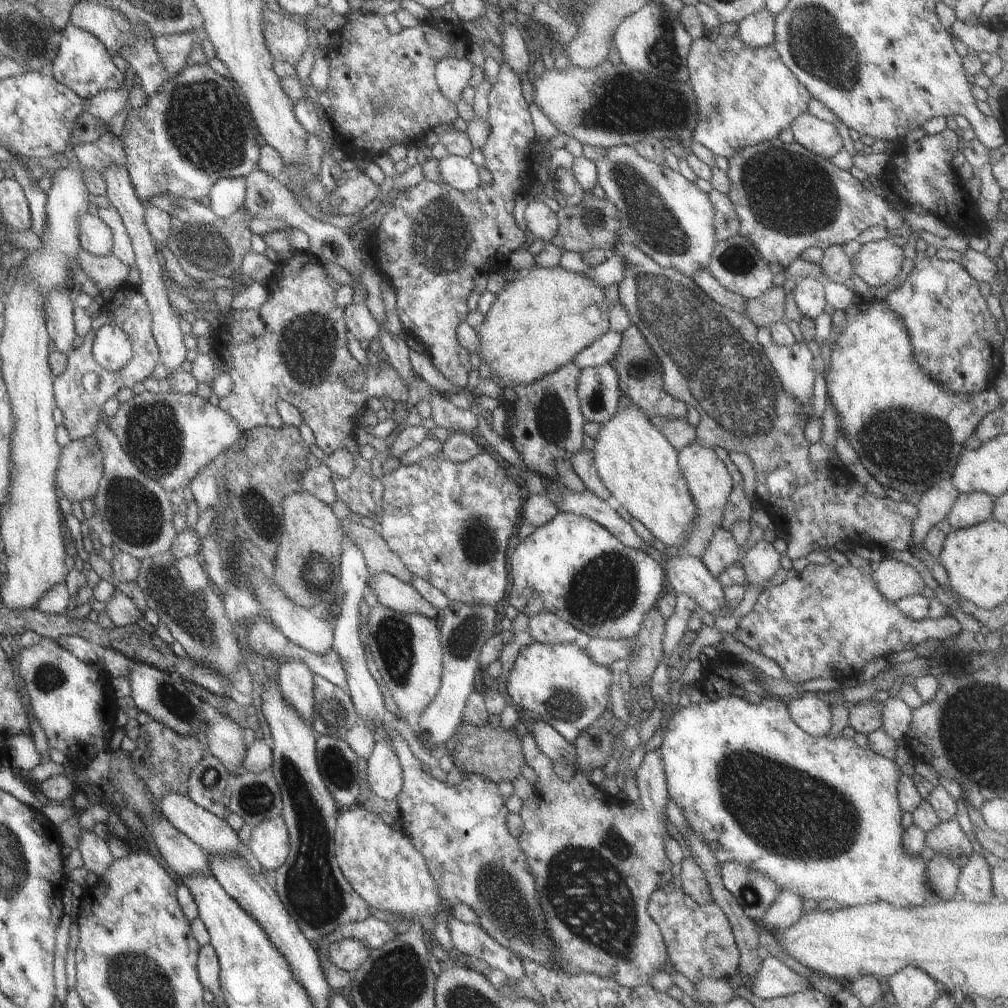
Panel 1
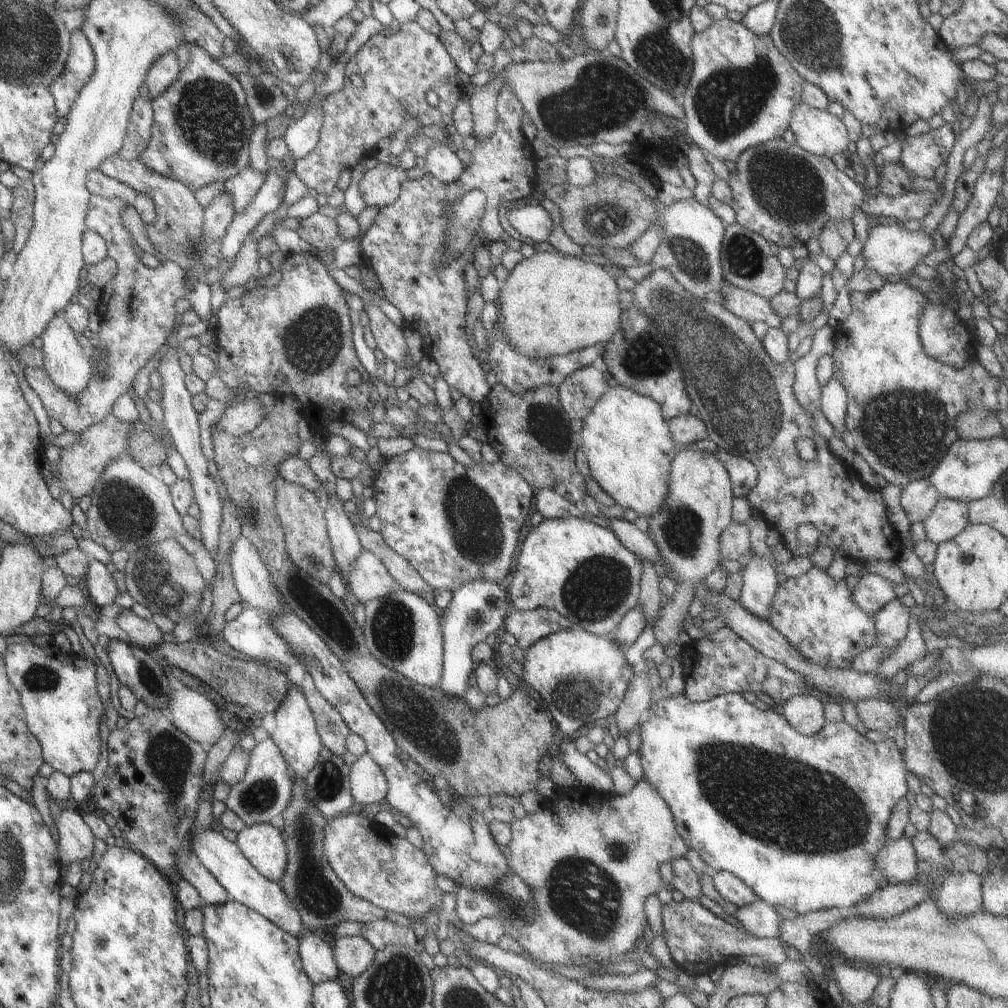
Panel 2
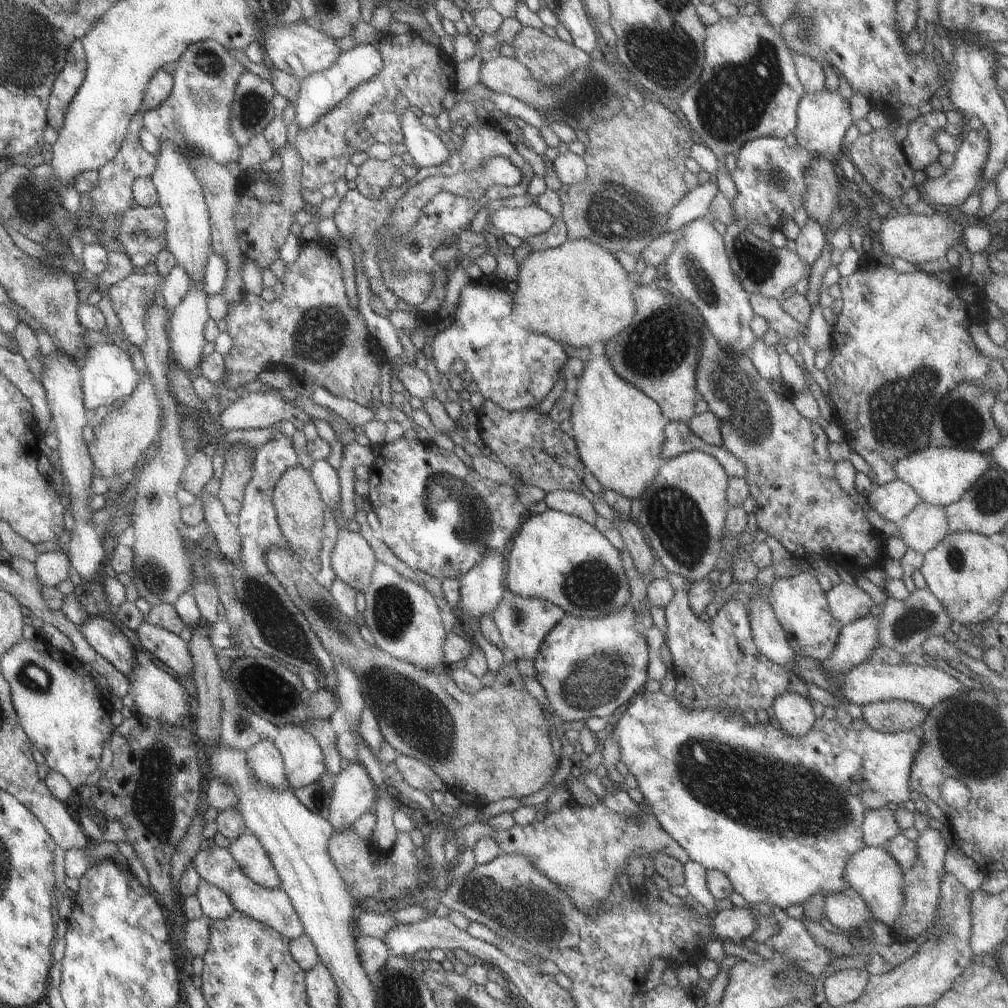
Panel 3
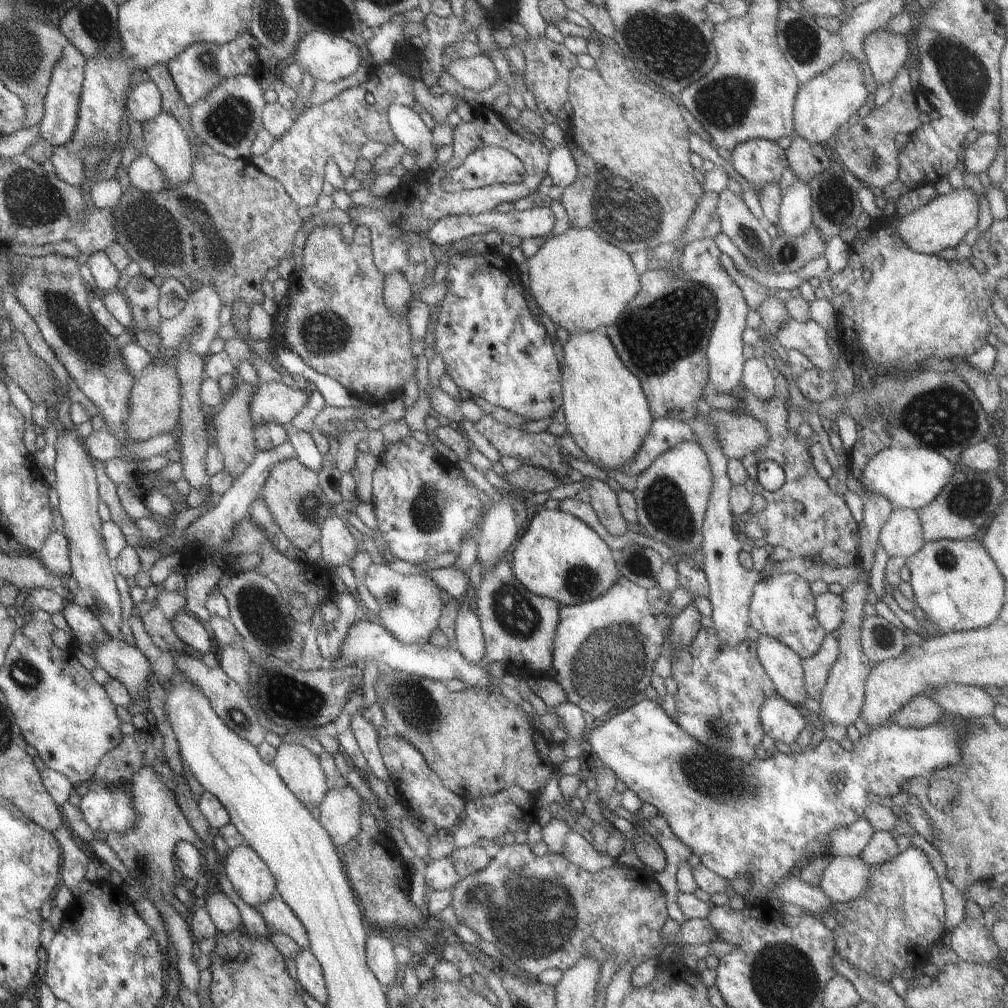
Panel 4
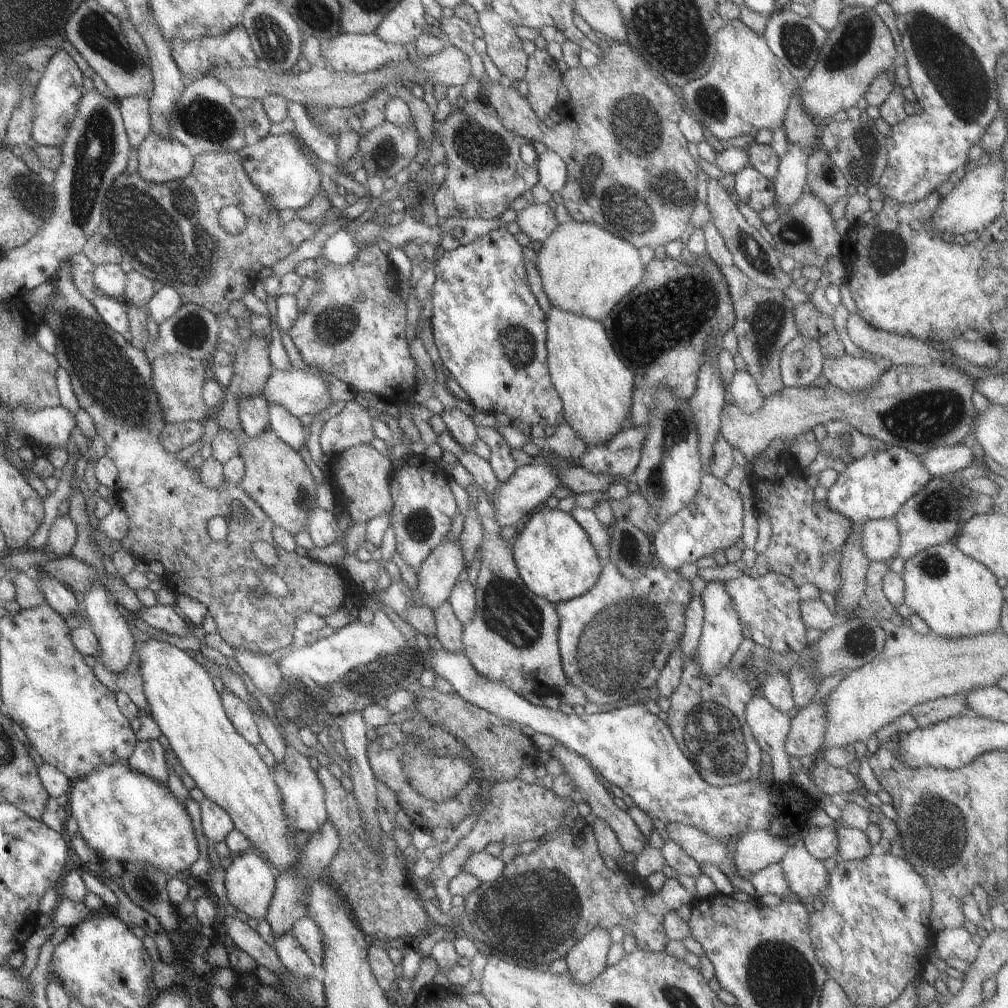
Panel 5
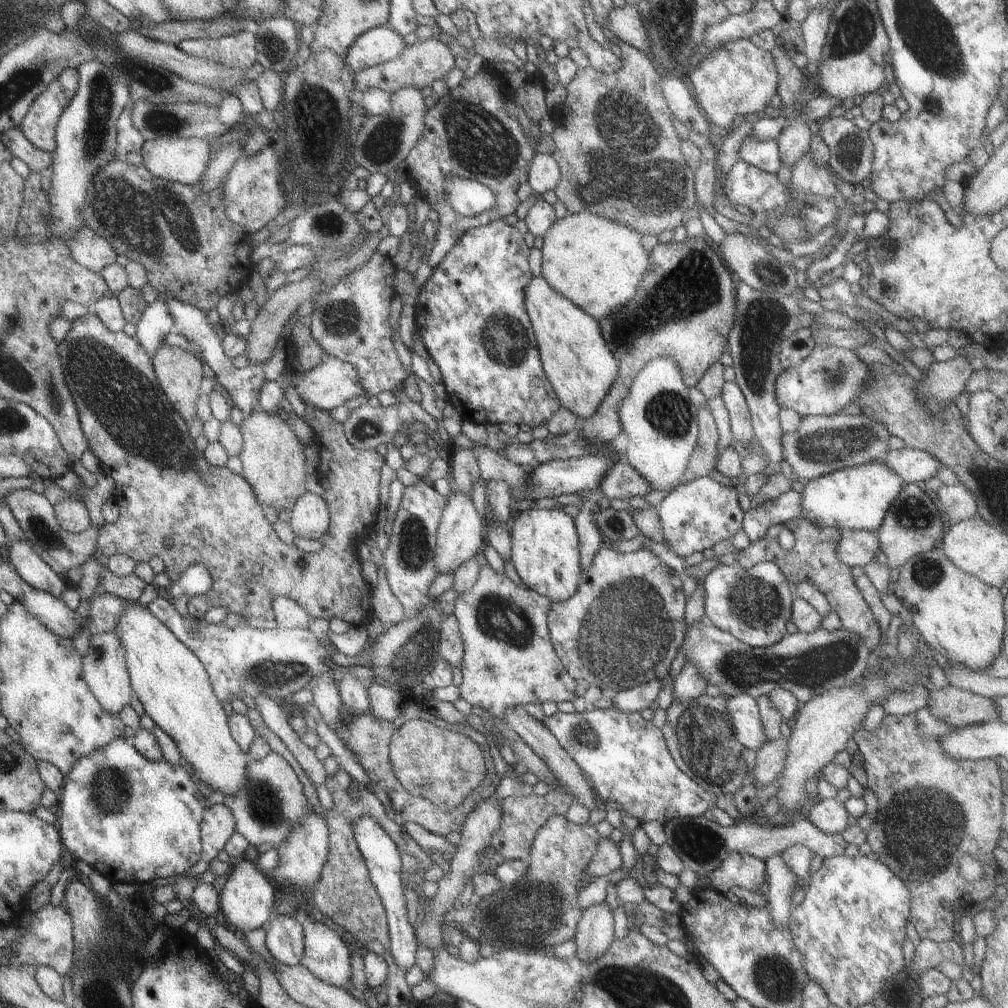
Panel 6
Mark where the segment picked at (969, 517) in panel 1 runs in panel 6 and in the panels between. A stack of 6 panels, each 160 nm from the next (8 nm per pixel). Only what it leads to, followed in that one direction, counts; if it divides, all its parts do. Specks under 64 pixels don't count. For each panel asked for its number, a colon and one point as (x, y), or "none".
2: (947, 518)
3: (925, 525)
4: (900, 535)
5: (879, 538)
6: (857, 547)

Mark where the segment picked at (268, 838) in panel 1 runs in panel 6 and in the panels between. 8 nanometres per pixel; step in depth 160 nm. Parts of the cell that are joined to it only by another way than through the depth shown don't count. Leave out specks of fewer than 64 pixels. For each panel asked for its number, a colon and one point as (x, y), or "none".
2: (262, 845)
3: (246, 851)
4: (250, 879)
5: (248, 880)
6: (247, 896)

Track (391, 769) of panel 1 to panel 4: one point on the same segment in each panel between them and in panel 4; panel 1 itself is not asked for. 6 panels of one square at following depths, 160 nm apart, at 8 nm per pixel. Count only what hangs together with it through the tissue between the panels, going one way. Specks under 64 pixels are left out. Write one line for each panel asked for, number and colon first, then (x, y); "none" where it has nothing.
2: (366, 784)
3: (352, 793)
4: (339, 810)

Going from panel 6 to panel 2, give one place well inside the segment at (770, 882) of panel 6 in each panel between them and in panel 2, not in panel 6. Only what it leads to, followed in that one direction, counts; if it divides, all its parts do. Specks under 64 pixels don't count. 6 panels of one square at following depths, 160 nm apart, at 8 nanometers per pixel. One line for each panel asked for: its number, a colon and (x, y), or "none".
2: (895, 860)
3: (871, 873)
4: (842, 879)
5: (805, 875)

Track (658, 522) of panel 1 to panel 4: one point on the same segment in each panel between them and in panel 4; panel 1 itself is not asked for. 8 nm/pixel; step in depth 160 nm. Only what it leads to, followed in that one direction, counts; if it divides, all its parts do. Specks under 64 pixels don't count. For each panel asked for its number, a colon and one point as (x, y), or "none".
2: (626, 444)
3: (617, 431)
4: (605, 412)

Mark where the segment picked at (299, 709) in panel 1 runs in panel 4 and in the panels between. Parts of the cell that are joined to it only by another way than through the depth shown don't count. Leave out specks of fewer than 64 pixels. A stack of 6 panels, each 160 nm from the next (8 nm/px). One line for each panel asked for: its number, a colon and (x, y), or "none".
2: (295, 735)
3: (302, 760)
4: (298, 769)

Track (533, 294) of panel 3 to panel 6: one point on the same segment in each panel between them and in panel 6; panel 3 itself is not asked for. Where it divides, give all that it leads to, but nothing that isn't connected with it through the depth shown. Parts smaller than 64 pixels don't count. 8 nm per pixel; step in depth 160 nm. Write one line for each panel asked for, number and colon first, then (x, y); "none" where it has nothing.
4: (581, 283)
5: (584, 270)
6: (596, 264)

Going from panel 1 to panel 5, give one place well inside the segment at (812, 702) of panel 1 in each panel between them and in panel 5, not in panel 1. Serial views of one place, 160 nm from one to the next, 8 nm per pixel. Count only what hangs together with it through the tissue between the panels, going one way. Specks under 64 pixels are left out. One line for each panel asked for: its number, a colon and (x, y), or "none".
2: (803, 713)
3: (791, 712)
4: (780, 721)
5: (769, 727)

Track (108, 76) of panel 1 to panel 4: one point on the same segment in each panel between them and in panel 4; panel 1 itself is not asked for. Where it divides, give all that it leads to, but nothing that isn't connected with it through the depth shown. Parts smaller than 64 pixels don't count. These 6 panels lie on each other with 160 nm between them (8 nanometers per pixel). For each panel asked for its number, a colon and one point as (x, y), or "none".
2: (78, 67)
3: (65, 86)
4: (57, 124)

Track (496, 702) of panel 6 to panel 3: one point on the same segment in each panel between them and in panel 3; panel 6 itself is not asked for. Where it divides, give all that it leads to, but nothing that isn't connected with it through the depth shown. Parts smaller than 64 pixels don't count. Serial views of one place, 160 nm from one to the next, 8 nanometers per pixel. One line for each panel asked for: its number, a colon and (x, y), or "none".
3: (522, 622)
4: (517, 627)
5: (511, 639)

